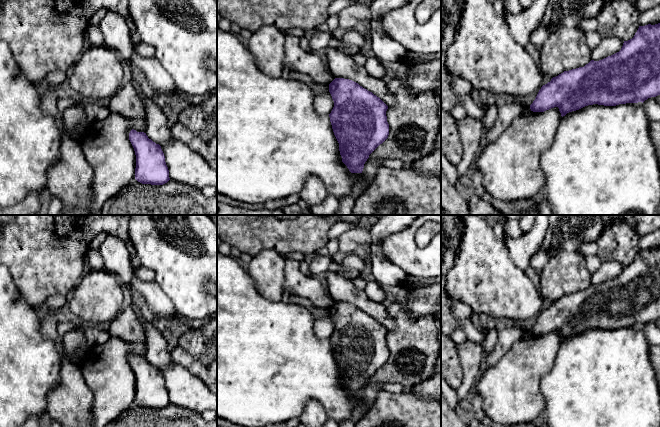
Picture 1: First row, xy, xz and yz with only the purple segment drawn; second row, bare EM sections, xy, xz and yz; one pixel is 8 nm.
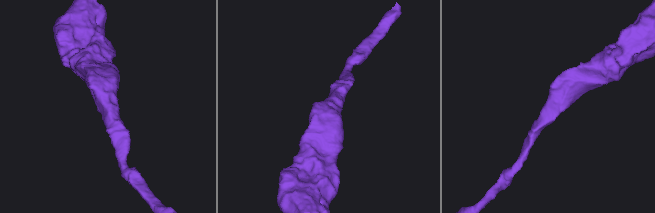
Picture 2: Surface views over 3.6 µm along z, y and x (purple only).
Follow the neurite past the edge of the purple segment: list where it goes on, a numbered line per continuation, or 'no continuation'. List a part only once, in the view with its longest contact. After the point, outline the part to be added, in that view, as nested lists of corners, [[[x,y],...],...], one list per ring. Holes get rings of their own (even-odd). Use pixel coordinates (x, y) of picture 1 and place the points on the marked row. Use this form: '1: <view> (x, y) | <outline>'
no continuation

